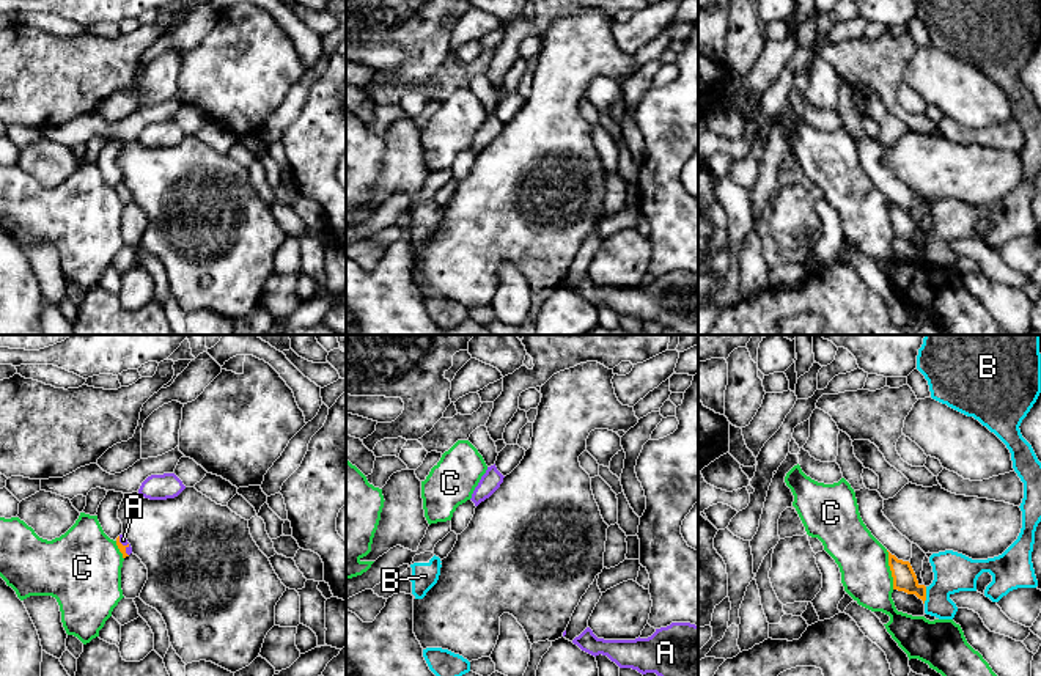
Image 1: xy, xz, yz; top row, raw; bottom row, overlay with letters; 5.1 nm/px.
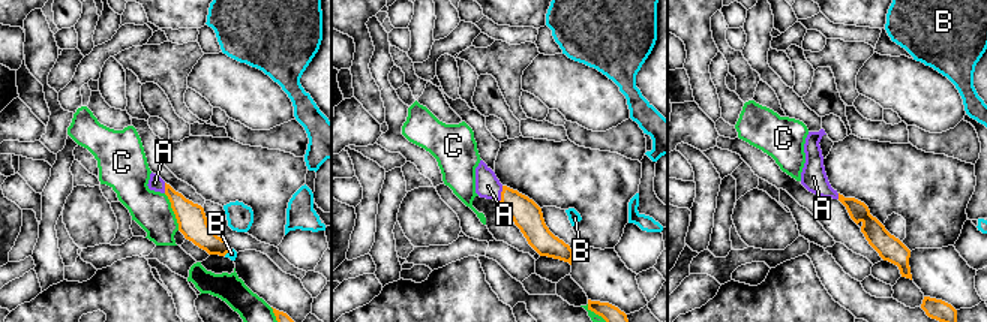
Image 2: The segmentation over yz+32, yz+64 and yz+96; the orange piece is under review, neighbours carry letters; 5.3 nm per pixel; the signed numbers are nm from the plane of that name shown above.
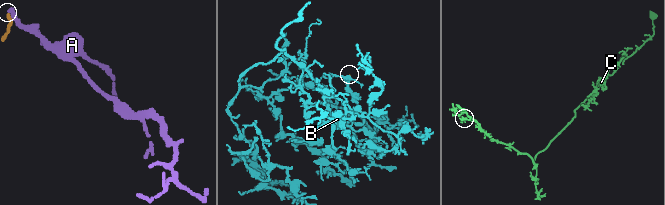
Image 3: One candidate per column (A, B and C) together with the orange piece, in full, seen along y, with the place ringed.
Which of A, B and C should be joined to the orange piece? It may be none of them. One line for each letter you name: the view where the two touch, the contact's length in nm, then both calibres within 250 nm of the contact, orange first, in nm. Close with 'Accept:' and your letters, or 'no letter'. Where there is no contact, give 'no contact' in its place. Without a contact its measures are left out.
A: xy | 120 nm | 40/40 nm
Accept: A

